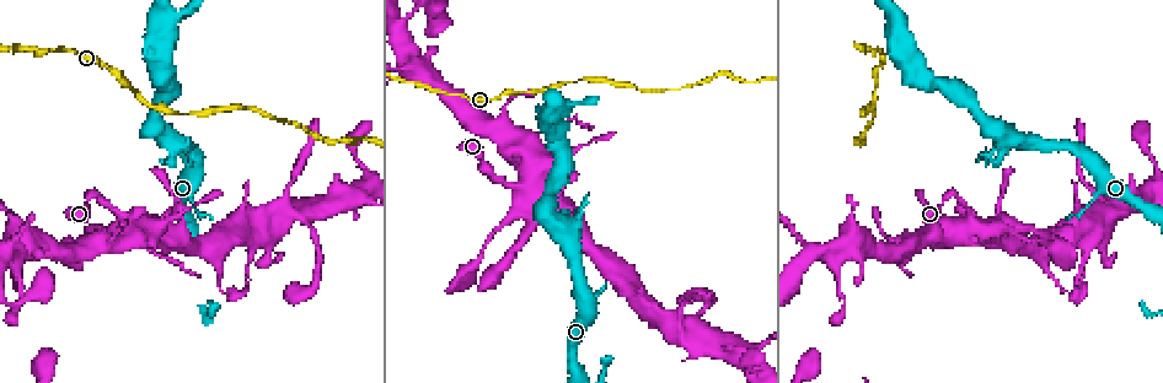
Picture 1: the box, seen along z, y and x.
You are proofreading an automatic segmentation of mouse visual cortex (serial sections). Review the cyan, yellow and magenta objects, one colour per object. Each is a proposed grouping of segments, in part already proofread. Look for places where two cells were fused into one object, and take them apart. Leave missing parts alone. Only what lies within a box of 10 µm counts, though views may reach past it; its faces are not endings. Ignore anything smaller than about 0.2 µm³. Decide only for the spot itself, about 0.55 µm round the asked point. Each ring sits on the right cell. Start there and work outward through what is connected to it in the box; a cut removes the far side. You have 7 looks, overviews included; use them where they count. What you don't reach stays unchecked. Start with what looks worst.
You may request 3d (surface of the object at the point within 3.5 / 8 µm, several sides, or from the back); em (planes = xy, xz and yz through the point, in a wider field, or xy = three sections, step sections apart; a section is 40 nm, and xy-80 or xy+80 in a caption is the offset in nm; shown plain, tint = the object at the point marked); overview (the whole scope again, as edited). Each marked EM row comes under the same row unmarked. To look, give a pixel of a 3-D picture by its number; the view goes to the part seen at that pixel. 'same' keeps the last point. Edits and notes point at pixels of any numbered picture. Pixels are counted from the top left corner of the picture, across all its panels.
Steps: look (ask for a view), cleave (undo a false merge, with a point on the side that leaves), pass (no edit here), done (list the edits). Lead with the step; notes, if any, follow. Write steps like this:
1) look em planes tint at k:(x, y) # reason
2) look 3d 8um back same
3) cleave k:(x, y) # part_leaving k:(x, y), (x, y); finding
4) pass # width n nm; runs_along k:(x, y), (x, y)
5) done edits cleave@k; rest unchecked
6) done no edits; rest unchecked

look 3d 8um at 1:(529, 92) # thin neck

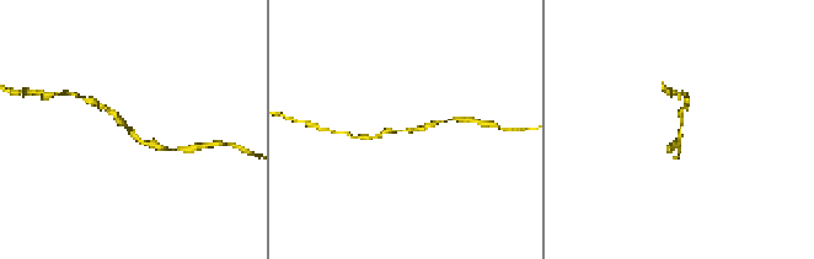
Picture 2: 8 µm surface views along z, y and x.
look em xy step 3 tint same

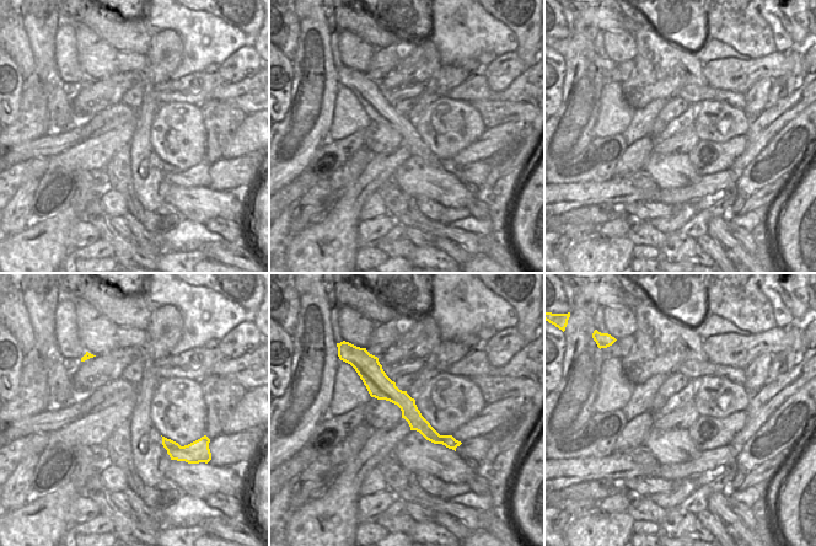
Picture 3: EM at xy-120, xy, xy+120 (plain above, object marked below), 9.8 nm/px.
pass # runs_along 2:(102, 104), (138, 140), (158, 147); continuous, no second cell

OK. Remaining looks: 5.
look 3d 3.5um back at 1:(535, 193) # arms run side by side

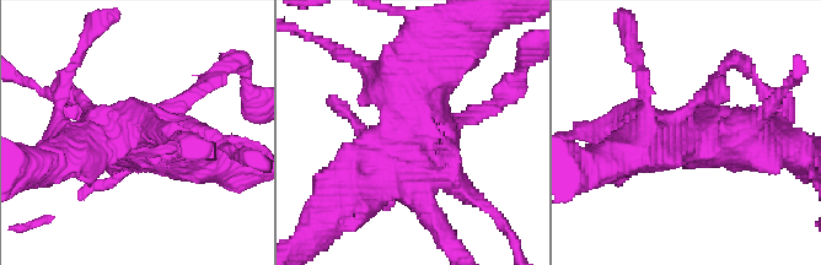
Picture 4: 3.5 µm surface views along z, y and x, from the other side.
look em xy step 1 tint at 4:(407, 139) # now the EM

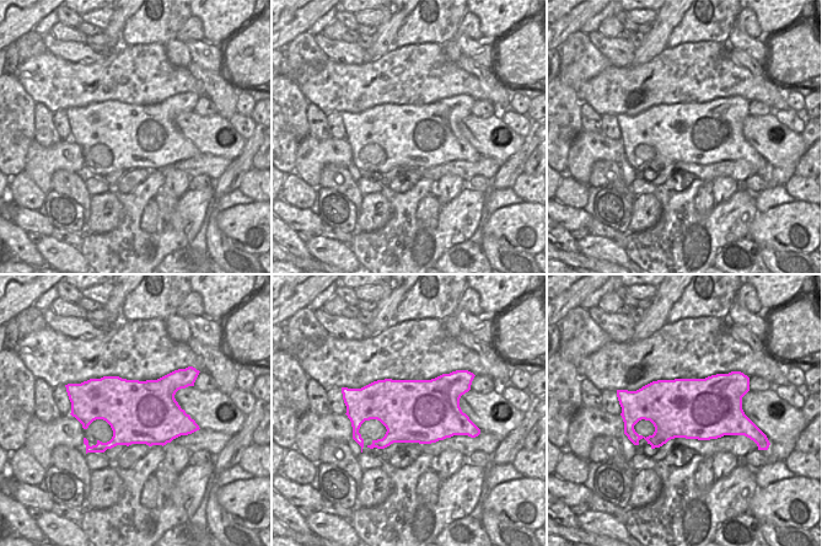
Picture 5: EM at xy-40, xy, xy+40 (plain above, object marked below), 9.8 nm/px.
pass # runs_along 4:(455, 122), (420, 130), (334, 209); one cell here

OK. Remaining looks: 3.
look 3d 3.5um at 1:(414, 66) # thin arm on a thick one

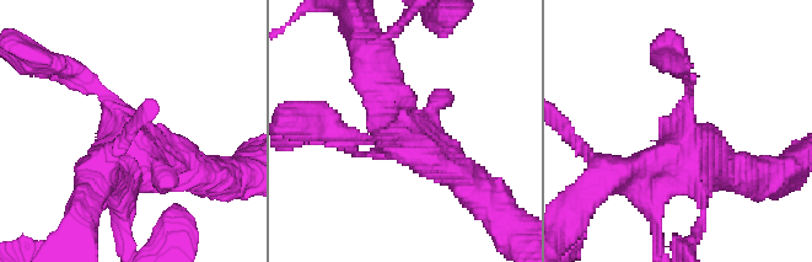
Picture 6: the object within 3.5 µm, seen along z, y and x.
look em xy step 5 tint at 6:(120, 128)

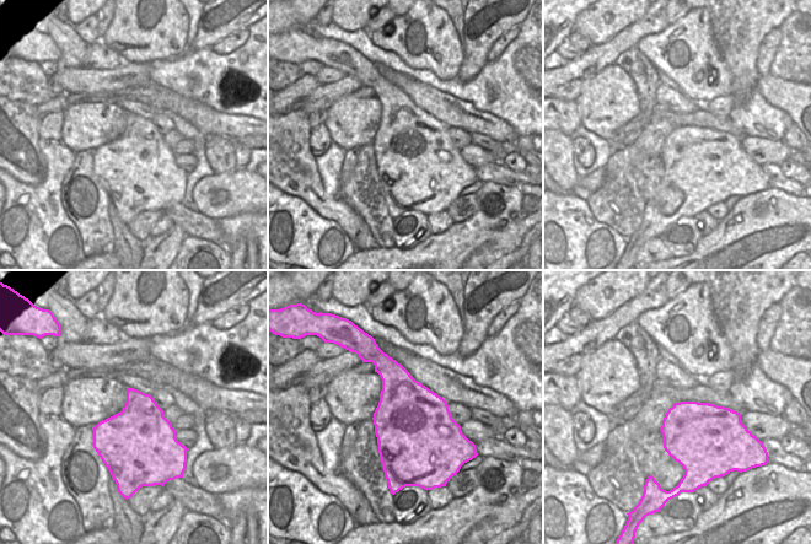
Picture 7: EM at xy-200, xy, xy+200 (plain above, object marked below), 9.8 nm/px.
pass # runs_along 6:(474, 191), (399, 127), (381, 70); continuous, no second cell

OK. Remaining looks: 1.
done no edits; rest unchecked

